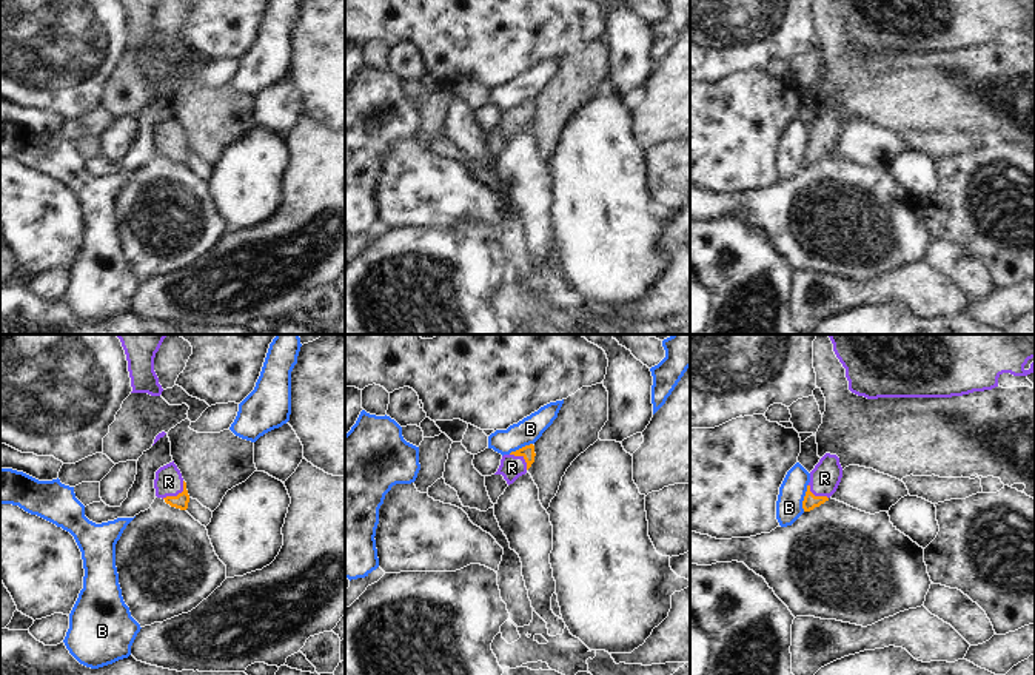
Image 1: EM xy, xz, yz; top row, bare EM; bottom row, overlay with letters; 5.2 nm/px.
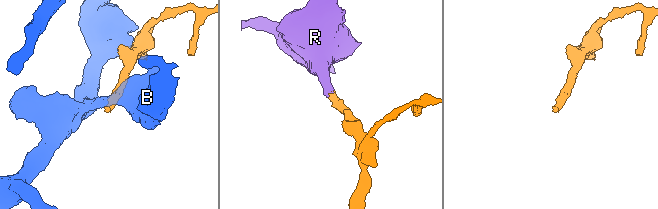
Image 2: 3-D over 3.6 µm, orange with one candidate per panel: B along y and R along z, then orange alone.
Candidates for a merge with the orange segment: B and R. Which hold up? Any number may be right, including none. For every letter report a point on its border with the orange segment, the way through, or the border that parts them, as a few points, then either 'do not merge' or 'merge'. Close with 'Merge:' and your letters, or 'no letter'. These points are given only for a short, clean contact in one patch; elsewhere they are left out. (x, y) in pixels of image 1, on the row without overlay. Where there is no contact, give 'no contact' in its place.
B: meets orange in yz at (804, 153); border along yz (807, 139), (803, 165); do not merge
R: meets orange in xy at (177, 150); runs through xy (180, 156), (177, 150), (168, 136); merge
Merge: R

